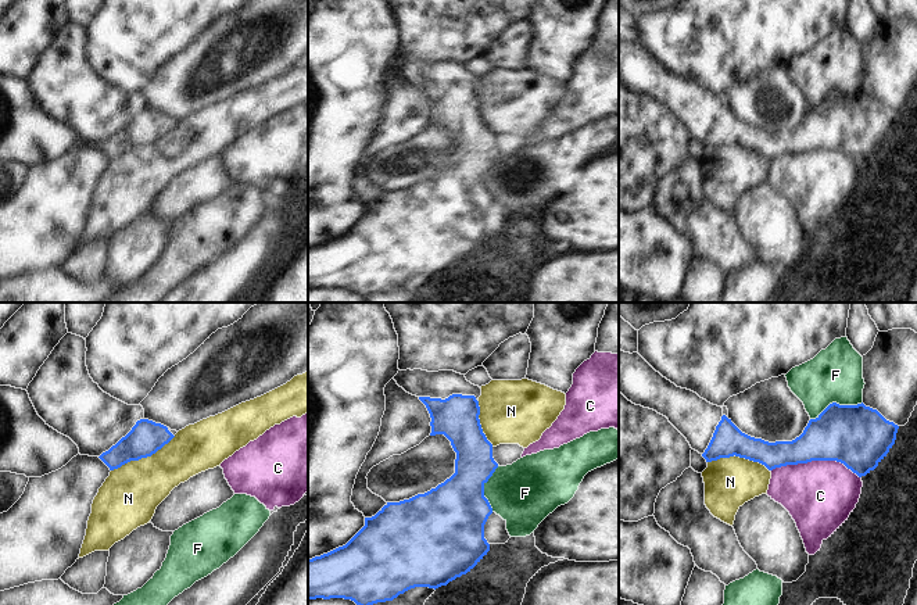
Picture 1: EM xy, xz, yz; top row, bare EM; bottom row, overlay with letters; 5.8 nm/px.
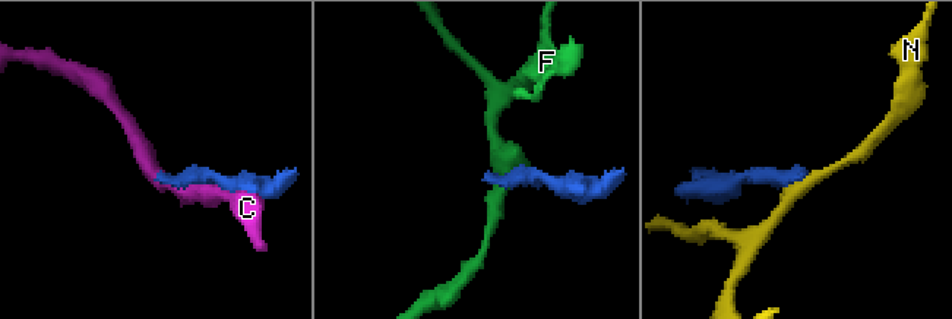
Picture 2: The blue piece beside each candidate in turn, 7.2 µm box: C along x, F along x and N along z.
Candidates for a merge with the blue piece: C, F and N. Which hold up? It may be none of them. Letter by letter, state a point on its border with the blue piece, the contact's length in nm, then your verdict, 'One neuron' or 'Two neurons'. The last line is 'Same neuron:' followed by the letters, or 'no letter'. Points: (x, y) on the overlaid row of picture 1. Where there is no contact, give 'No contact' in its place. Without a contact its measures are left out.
C: Touches blue at yz (816, 459). Shared border 550 nm. Two neurons
F: Touches blue at yz (835, 403). Shared border 320 nm. Two neurons
N: Touches blue at xy (143, 457). Shared border 420 nm. Two neurons
Same neuron: no letter

